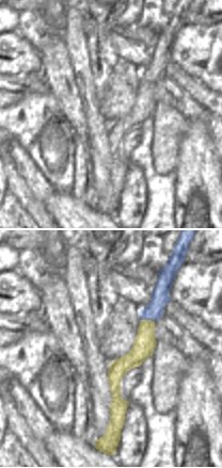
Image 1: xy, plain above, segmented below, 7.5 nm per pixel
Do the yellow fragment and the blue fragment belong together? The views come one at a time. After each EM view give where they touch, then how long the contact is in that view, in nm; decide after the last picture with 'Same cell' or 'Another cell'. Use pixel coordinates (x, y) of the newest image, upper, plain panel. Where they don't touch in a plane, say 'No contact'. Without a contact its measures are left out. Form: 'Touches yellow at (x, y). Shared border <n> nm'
Touches yellow at (147, 81). Shared border 110 nm

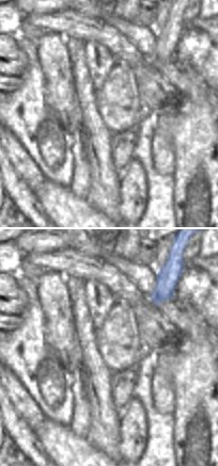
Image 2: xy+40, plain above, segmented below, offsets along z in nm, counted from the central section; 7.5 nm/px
No contact

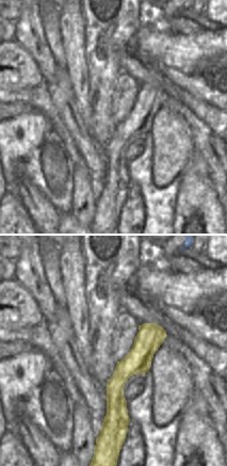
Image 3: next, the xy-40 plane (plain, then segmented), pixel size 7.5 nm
No contact

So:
Same cell

